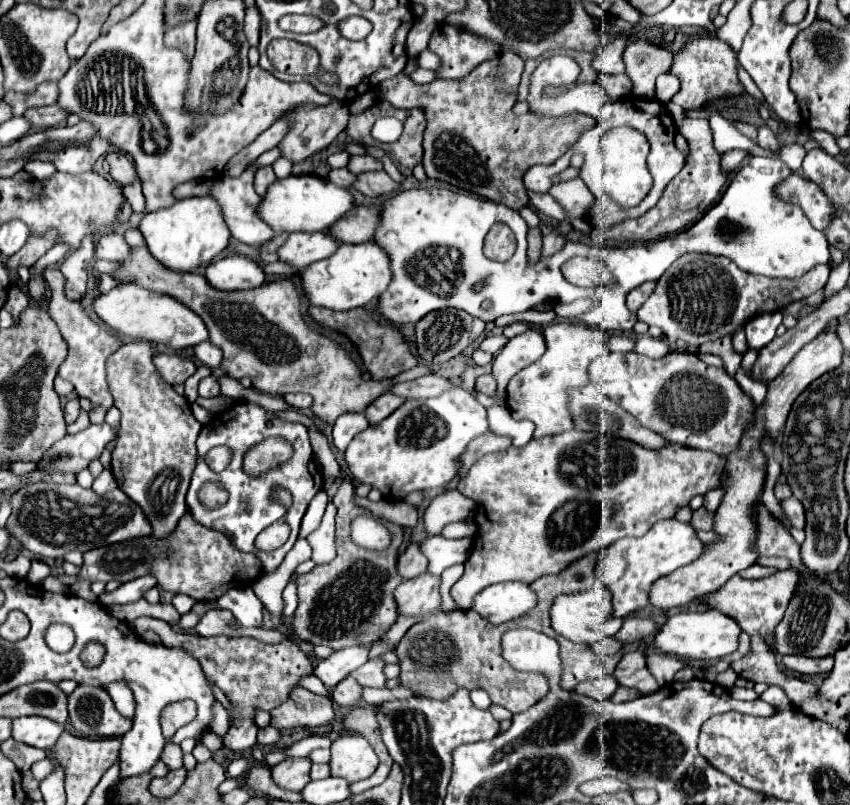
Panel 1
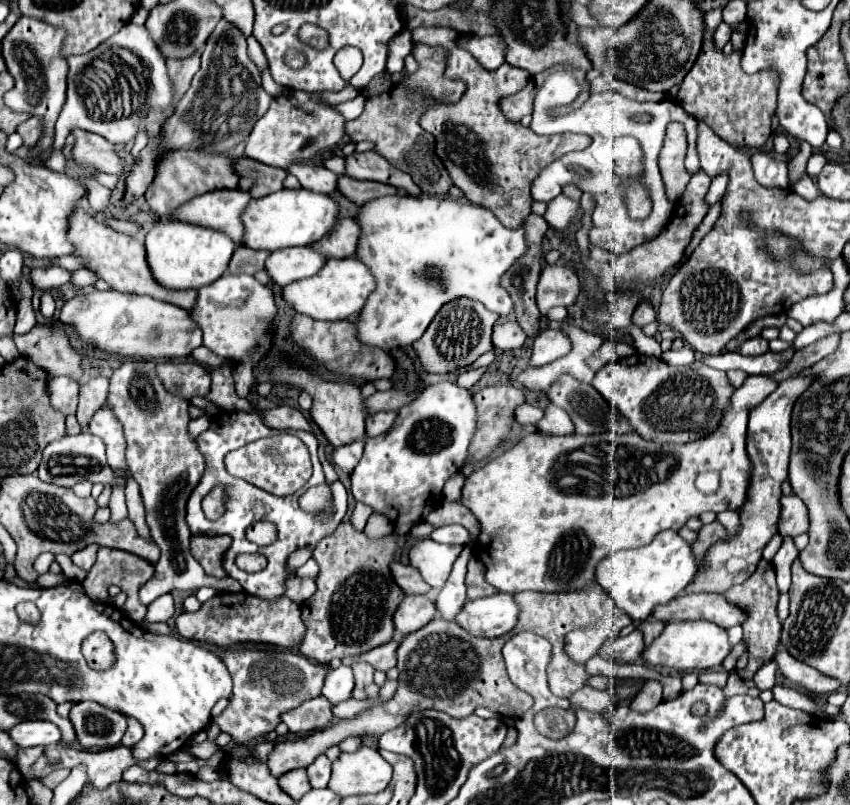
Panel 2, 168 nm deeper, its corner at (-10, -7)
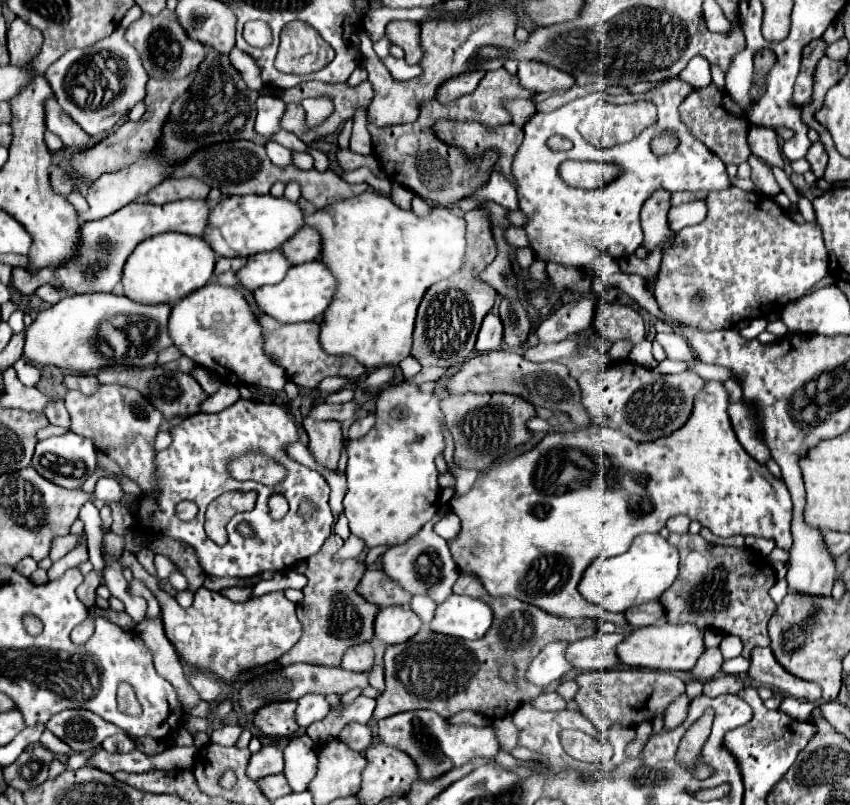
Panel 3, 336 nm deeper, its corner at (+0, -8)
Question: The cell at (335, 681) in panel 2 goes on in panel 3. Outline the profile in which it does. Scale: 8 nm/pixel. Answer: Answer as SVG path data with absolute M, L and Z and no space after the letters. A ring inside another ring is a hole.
M308 694L298 700L296 708L296 722L302 728L308 728L312 722L322 720L330 710L330 704L326 702L326 696L322 694Z

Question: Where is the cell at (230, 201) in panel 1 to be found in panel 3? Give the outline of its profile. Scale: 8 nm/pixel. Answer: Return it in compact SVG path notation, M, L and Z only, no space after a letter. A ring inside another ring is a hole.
M178 200L162 206L132 202L128 208L114 212L112 216L84 222L84 256L80 256L80 264L76 264L76 268L56 268L56 278L66 292L112 292L122 278L122 266L126 258L144 238L170 230L190 236L204 236L208 228L208 216L210 208L206 200Z

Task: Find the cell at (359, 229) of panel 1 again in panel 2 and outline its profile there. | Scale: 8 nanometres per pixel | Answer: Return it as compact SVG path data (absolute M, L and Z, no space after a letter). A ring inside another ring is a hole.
M340 219L338 227L334 227L334 231L326 235L326 239L320 239L316 245L310 245L310 247L314 247L316 251L322 251L326 259L330 257L344 259L354 255L358 237L360 237L360 227L356 219Z

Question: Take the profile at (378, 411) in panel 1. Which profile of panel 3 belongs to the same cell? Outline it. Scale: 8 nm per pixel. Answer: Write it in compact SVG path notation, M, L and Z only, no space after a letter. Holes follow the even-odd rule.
M368 414L368 416L360 418L360 420L356 420L350 426L350 430L348 430L348 438L362 438L366 432L370 432L370 428L374 426L374 422L376 422L374 414Z

